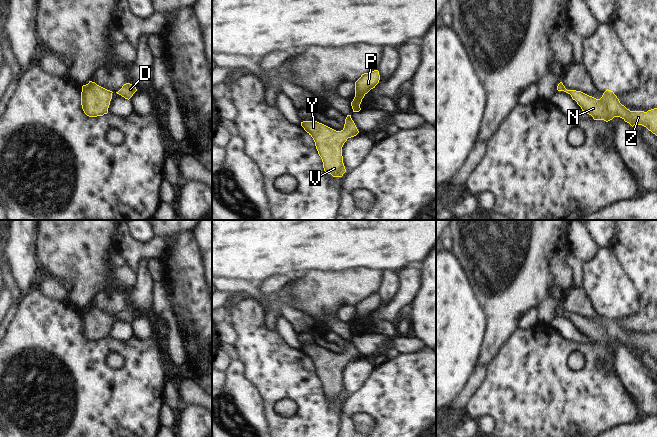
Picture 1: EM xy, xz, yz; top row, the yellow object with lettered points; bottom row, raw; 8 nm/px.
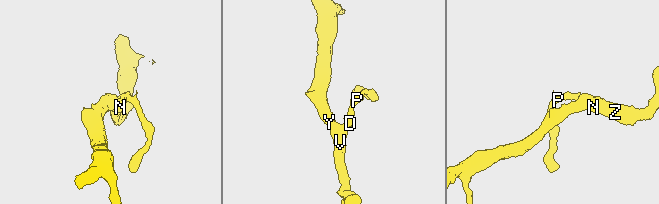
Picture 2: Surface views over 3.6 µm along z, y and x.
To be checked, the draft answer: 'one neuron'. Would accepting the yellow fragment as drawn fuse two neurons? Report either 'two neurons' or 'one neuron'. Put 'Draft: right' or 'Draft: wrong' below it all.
one neuron
Draft: right

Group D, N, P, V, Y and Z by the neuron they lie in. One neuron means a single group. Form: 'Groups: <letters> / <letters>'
Groups: D N P V Y Z

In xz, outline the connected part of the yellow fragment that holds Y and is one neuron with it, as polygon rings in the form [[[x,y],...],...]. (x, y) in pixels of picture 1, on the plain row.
[[[347,339],[341,355],[336,355],[317,345],[303,345],[301,350],[313,362],[325,397],[333,401],[342,401],[346,396],[342,371],[348,362],[359,357],[351,339]]]

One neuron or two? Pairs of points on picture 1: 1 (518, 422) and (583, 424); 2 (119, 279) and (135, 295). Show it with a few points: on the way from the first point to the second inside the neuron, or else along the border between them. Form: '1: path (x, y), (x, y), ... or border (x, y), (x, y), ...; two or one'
1: path (534, 422), (567, 422); one
2: border (137, 274), (136, 281), (130, 287), (105, 291); two

